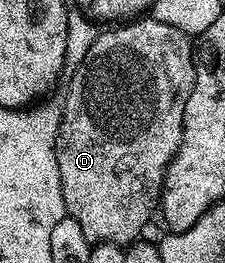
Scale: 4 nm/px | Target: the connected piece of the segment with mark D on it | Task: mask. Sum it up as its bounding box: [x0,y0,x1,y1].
[55,16,196,247]

